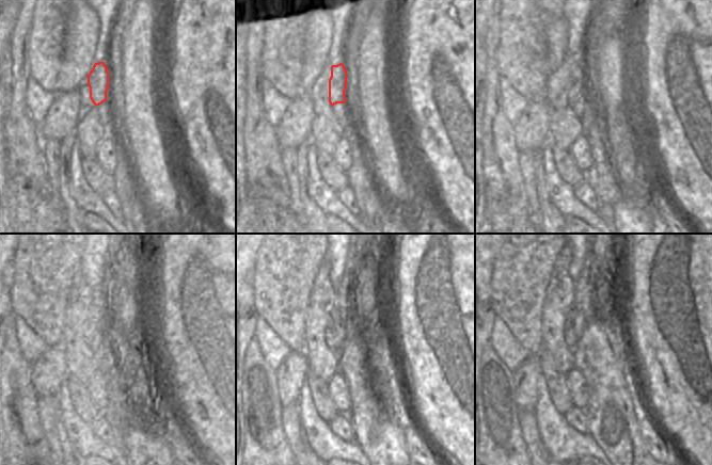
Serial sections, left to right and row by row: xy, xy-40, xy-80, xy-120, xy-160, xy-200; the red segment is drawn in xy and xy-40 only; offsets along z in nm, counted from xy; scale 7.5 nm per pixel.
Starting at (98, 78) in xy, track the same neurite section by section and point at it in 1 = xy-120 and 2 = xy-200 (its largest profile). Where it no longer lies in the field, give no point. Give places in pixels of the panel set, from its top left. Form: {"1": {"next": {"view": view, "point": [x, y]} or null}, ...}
{"1": {"next": {"view": "xy-120", "point": [95, 324]}}, "2": {"next": {"view": "xy-200", "point": [569, 337]}}}

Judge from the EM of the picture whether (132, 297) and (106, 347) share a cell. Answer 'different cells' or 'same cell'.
different cells

